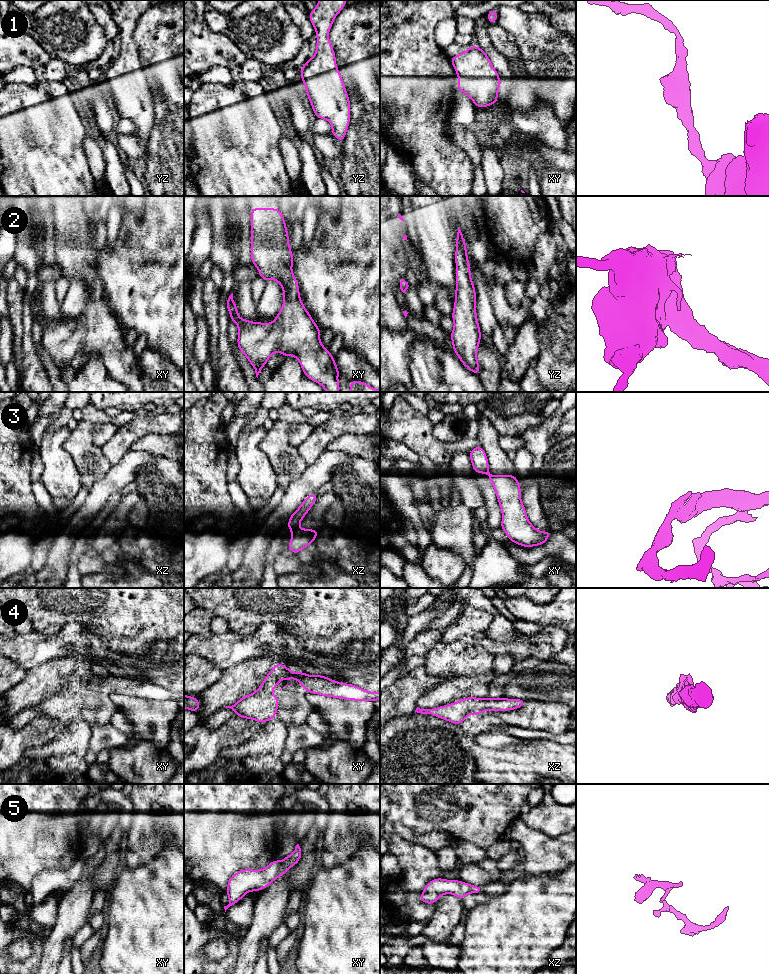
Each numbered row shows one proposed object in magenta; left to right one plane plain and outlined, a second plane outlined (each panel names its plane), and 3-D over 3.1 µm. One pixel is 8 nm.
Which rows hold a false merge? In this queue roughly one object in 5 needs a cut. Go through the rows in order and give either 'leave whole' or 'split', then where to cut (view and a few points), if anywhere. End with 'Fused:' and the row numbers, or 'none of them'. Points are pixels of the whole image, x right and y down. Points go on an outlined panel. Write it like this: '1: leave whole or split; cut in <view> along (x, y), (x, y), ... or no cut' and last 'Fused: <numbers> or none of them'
1: leave whole; no cut
2: leave whole; no cut
3: split; cut in xz along (295, 527), (292, 531)
4: leave whole; no cut
5: leave whole; no cut
Fused: 3

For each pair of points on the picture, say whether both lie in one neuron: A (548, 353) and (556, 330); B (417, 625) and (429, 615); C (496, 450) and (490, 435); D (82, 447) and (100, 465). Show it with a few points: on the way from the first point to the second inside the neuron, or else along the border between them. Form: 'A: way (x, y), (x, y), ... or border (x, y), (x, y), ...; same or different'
A: way (554, 347), (556, 345), (556, 336); same
B: way (420, 622), (426, 616); same
C: way (492, 446), (490, 439); same
D: way (86, 451), (96, 461); same

